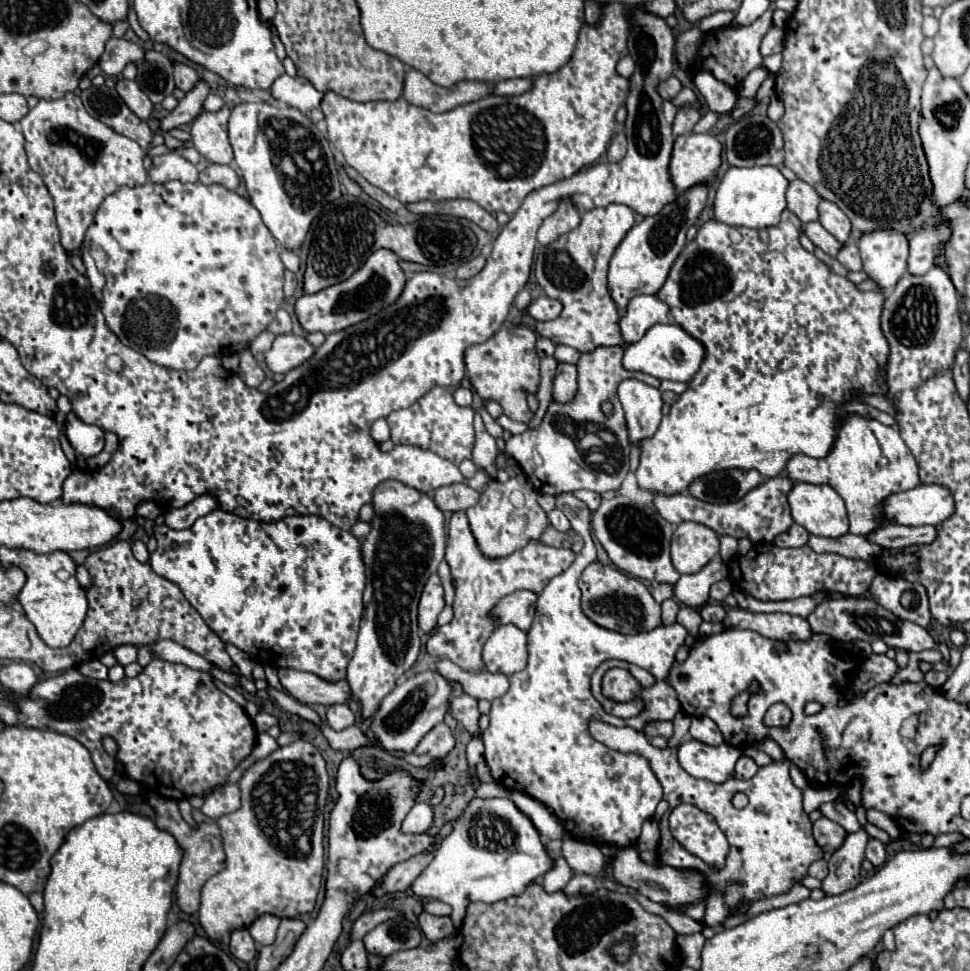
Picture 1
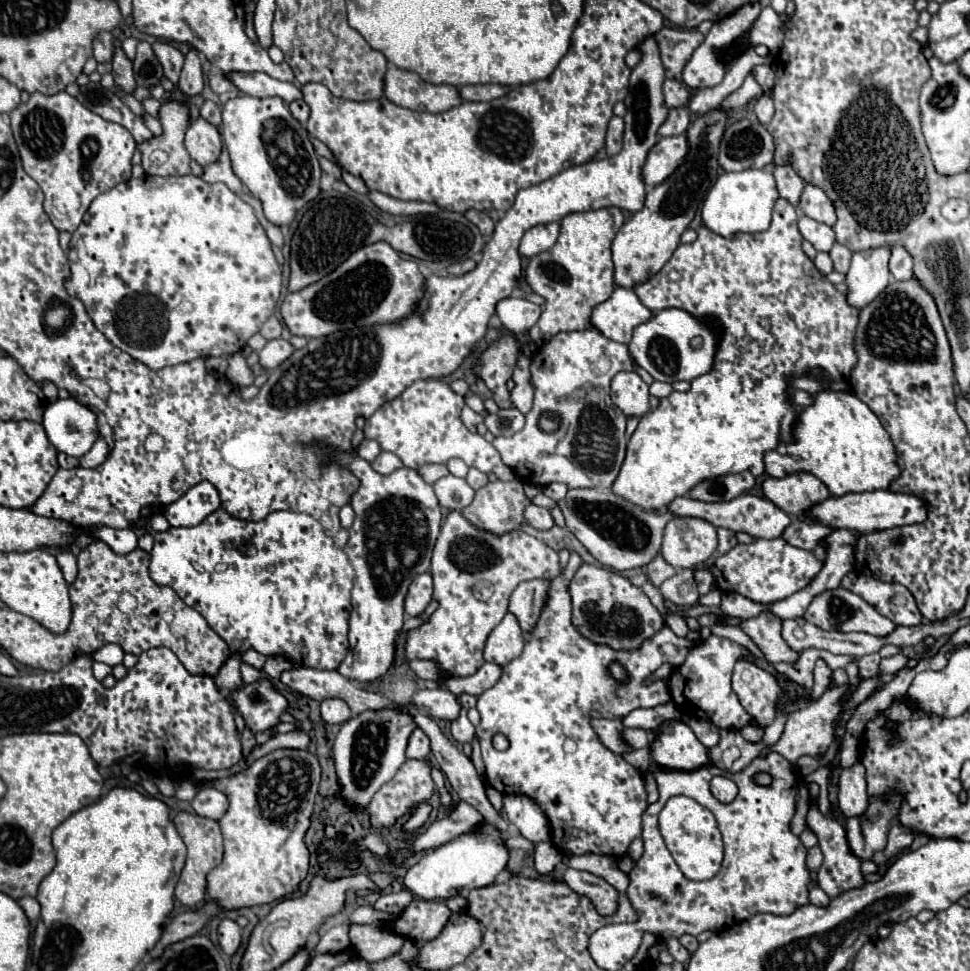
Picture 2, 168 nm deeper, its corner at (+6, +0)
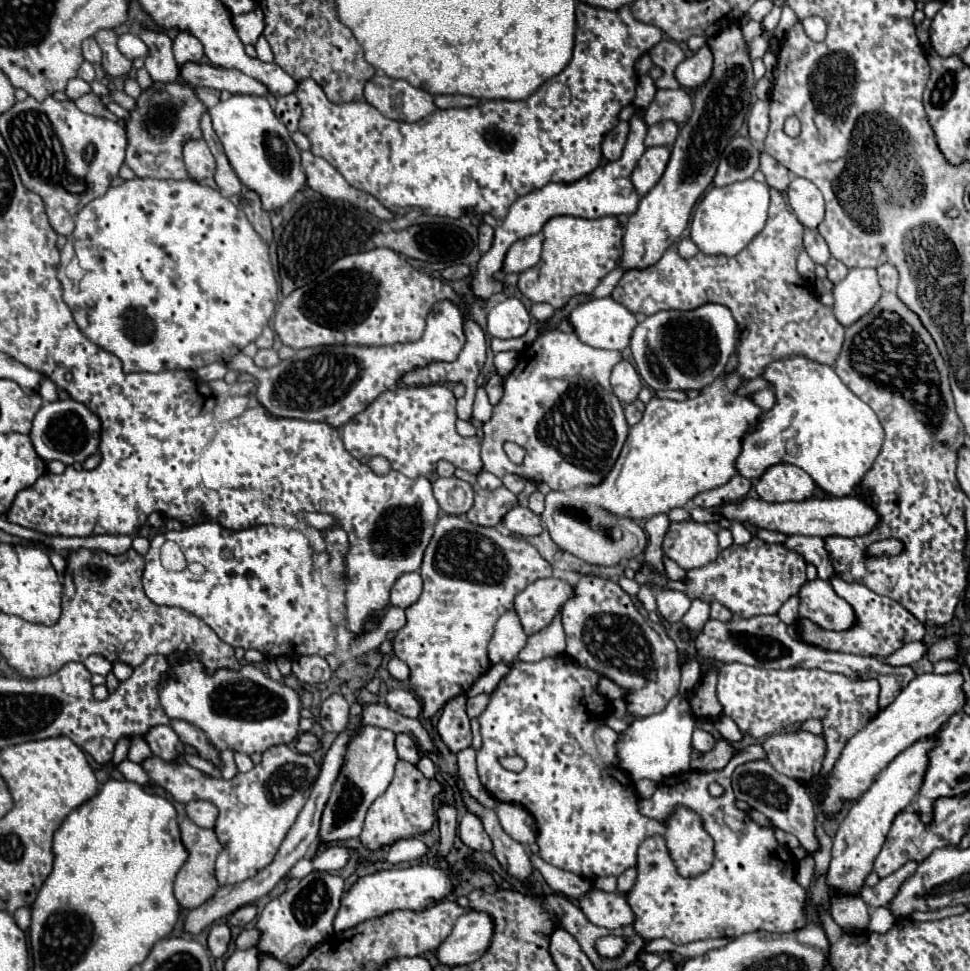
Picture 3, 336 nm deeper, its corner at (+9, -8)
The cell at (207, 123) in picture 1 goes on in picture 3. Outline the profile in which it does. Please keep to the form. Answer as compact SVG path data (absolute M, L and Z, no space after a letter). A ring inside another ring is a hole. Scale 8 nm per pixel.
M190 140L184 146L184 162L192 180L212 178L216 172L216 162L204 140Z

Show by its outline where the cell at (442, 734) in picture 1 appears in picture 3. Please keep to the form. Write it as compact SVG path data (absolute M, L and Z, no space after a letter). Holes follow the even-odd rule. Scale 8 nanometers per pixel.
M396 734L396 752L402 760L412 762L412 764L416 764L418 758L420 758L418 748L416 748L414 740L408 734Z

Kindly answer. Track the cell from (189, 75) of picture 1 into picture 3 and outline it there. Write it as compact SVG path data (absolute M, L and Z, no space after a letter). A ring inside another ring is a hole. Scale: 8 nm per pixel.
M140 30L140 38L150 48L150 56L146 56L146 70L154 82L174 82L178 80L178 64L172 54L172 40L164 32Z

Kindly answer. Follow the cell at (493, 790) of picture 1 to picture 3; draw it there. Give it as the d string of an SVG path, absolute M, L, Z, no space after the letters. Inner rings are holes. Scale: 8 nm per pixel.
M466 812L459 821L458 826L459 837L462 842L472 848L472 850L482 850L482 852L490 852L492 850L492 842L480 822L480 818L472 812Z

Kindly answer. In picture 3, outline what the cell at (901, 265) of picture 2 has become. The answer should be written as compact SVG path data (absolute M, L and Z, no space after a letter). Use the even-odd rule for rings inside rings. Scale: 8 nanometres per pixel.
M882 264L876 268L878 270L878 280L884 292L896 292L898 286L898 270L892 264Z

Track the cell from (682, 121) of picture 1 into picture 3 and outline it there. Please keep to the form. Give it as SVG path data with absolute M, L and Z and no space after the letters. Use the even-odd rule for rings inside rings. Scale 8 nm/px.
M662 122L662 124L654 124L648 128L648 134L644 138L644 144L650 146L664 146L664 148L672 148L674 140L678 136L678 126L674 122Z

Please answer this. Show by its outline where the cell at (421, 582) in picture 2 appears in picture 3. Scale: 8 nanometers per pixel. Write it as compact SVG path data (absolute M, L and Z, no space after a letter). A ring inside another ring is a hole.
M408 572L408 574L402 574L392 590L390 590L390 602L394 606L400 606L400 608L408 608L410 604L414 604L414 600L418 600L422 592L422 578L418 572Z

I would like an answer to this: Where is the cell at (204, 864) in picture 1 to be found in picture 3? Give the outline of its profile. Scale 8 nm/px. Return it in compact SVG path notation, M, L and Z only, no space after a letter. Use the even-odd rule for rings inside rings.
M186 818L180 824L180 832L182 832L182 842L184 842L190 856L188 856L186 864L180 868L180 872L174 880L174 896L176 896L176 900L180 902L182 908L192 910L192 908L198 908L200 904L204 904L208 898L212 898L214 892L220 888L220 884L214 876L214 860L222 852L222 844L218 842L214 830L200 828L190 818Z

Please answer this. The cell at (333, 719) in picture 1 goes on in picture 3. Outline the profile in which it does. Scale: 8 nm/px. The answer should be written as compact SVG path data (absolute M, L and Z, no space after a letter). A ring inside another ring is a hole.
M332 694L322 702L320 710L320 724L326 732L342 732L348 724L348 710L350 704L342 694Z

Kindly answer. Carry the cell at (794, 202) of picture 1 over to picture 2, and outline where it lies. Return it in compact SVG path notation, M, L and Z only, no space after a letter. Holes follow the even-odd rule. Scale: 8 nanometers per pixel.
M775 166L773 176L777 182L779 196L785 198L789 204L799 206L799 198L801 198L801 192L805 188L805 182L793 172L793 168L791 166Z

